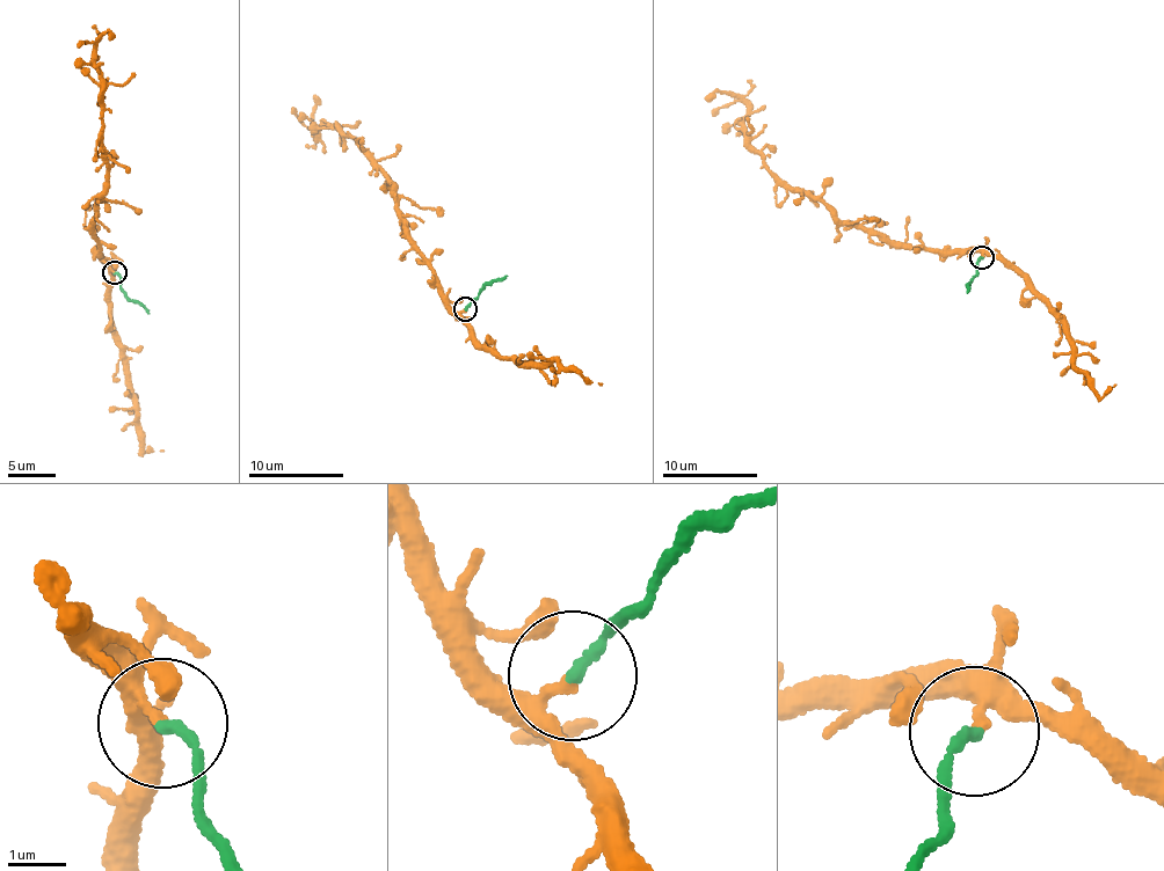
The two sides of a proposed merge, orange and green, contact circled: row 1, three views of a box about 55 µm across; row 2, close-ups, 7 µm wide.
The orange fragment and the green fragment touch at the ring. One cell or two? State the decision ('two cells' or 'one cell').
two cells

